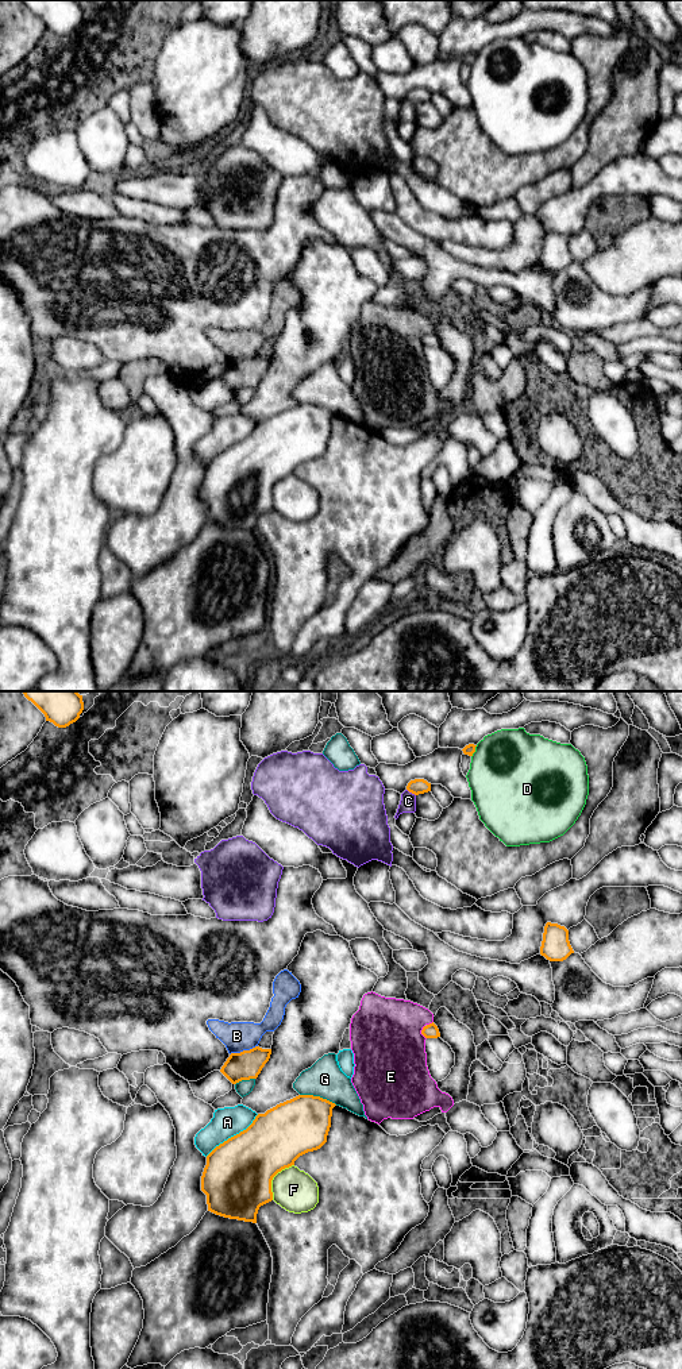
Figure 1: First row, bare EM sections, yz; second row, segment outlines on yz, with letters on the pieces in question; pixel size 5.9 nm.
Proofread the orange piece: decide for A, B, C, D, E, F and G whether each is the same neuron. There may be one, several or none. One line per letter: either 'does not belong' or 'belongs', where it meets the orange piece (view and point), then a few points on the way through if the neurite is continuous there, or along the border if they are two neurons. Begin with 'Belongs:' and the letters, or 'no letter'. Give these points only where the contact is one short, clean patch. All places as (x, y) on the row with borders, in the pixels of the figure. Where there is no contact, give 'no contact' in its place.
Belongs: no letter
A: does not belong | yz (234, 1136)
B: does not belong | yz (243, 1051) | along yz (257, 1045), (230, 1055)
C: does not belong | yz (411, 791) | along yz (407, 789), (415, 795)
D: does not belong | yz (474, 751)
E: does not belong | yz (422, 1032)
F: does not belong | yz (272, 1179)
G: does not belong | yz (319, 1096)

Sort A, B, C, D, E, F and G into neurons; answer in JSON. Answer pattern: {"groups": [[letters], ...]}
{"groups": [["A"], ["B", "E"], ["C"], ["D"], ["F"], ["G"]]}

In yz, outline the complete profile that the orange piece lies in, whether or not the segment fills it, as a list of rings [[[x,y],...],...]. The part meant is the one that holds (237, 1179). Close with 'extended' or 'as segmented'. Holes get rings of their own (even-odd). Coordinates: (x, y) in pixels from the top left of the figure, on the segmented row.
[[[298,1095],[258,1114],[239,1134],[216,1146],[207,1156],[201,1176],[201,1191],[207,1195],[208,1211],[244,1222],[257,1223],[261,1206],[273,1200],[271,1180],[285,1168],[327,1142],[332,1108],[336,1104],[313,1095]]]; as segmented

